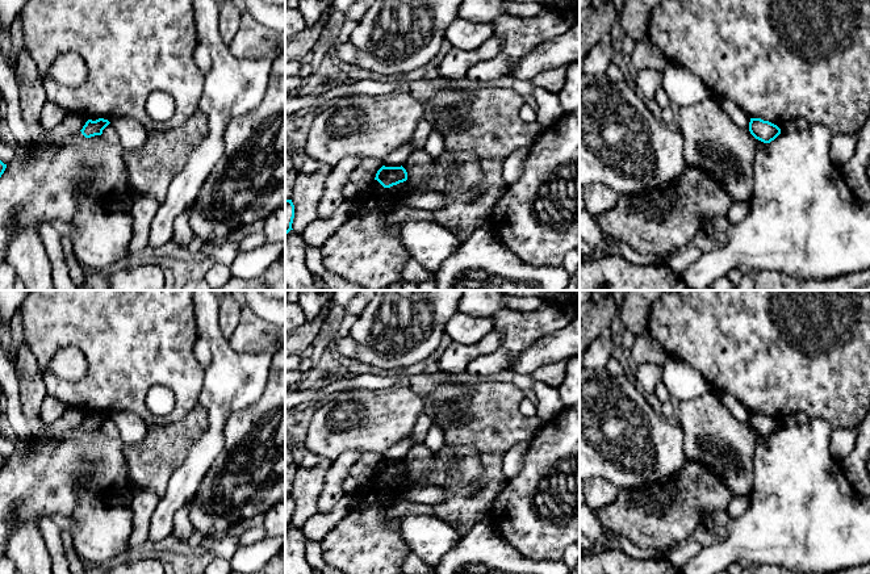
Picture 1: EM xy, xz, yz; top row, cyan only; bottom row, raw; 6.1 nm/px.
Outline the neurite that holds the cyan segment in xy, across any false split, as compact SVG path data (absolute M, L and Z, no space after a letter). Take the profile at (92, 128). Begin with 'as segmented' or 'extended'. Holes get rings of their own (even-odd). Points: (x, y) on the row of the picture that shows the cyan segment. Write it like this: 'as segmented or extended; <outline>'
as segmented; M99 118L96 121L88 120L80 131L85 138L91 138L91 137L95 137L95 135L101 135L103 130L109 123L110 122L108 120L104 120L104 118Z

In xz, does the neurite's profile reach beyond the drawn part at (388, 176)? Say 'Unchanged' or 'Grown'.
Unchanged

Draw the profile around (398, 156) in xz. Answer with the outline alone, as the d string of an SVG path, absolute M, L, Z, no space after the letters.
M410 139L407 143L402 144L401 147L396 148L382 160L385 167L401 167L405 162L413 155L414 152L414 143Z

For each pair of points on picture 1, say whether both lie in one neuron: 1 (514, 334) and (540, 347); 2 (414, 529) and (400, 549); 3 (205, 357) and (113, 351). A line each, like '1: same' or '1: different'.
1: different
2: different
3: different

